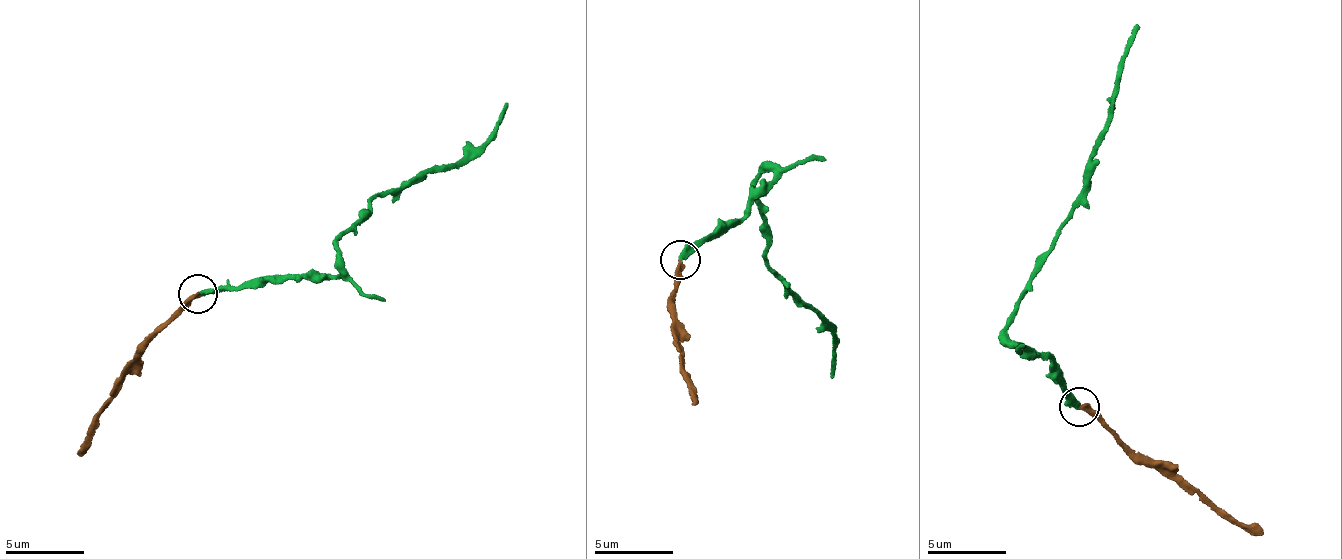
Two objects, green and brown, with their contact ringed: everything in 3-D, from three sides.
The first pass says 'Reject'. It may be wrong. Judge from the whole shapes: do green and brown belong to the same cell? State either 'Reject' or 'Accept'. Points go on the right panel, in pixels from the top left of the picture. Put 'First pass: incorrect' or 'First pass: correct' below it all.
Reject
First pass: correct

